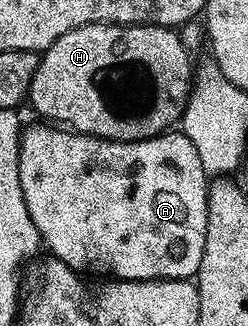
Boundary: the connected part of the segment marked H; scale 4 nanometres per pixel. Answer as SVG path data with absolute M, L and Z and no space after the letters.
M95 22L94 24L86 24L85 26L79 26L78 28L74 28L70 32L66 32L66 36L58 36L58 40L54 40L54 44L50 44L47 50L43 51L40 54L40 63L38 64L38 68L34 72L34 80L30 84L30 88L28 89L28 97L27 101L29 103L32 102L32 106L37 110L38 113L41 114L43 121L48 124L56 123L64 128L71 128L76 131L78 134L93 134L96 138L109 138L110 140L114 140L115 142L137 142L138 140L142 140L143 138L155 138L158 134L163 134L165 131L169 129L168 126L172 121L174 123L181 117L181 114L185 111L185 106L188 103L190 91L193 89L194 83L194 61L192 62L192 58L190 55L189 47L184 46L182 44L182 40L180 39L179 33L171 26L120 26L117 22Z

